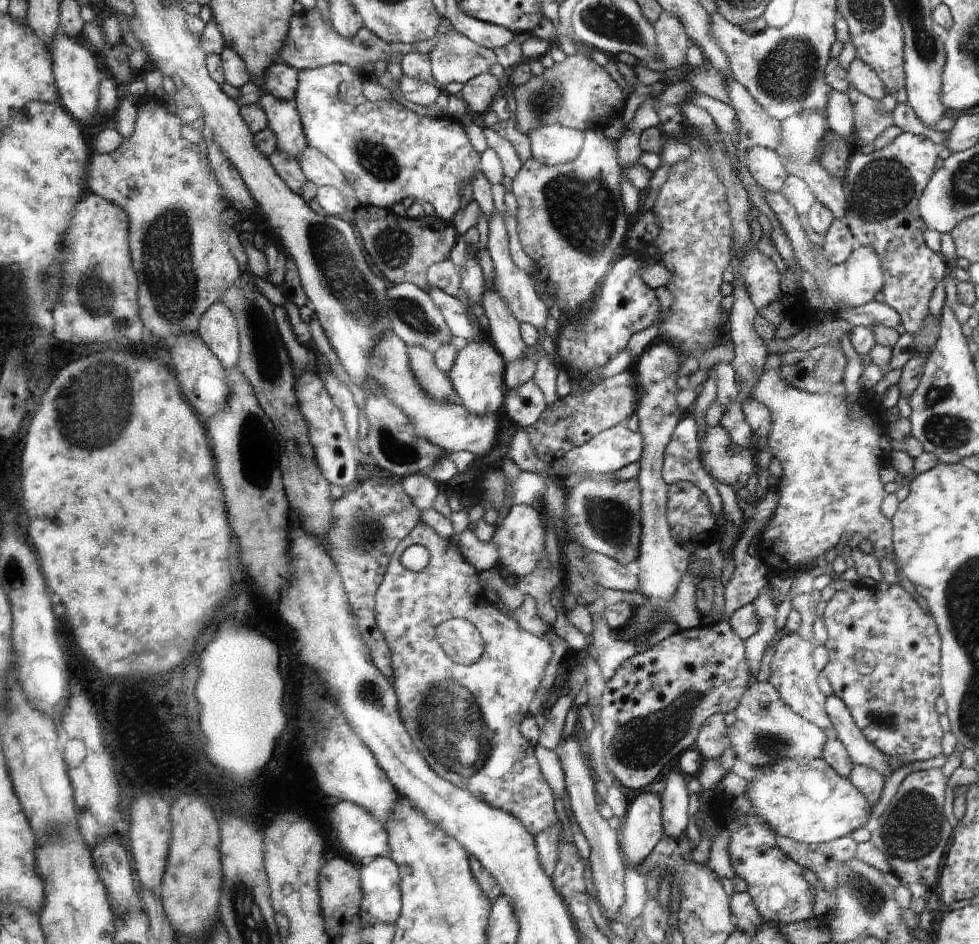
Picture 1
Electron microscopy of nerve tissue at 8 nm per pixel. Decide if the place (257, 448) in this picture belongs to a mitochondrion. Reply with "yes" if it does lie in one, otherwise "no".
yes

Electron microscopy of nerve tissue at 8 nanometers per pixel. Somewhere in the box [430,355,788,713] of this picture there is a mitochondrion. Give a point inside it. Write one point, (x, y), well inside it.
(612, 519)

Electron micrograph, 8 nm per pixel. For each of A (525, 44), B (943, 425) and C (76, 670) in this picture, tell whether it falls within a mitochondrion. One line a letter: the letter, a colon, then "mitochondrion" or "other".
A: other
B: mitochondrion
C: other

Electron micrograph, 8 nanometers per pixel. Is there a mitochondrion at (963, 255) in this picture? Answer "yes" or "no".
no

